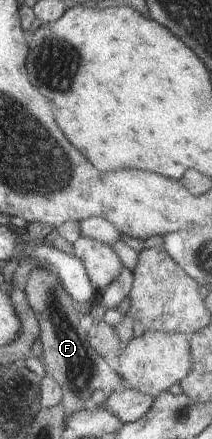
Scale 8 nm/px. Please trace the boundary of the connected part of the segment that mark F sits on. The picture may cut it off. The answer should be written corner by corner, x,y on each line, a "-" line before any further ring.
35,267
29,273
24,288
27,302
34,310
40,326
40,340
44,348
41,361
46,374
53,377
62,388
62,402
67,417
75,411
90,408
93,392
103,389
113,393
115,388
126,386
124,378
89,344
88,331
79,325
83,310
69,296
58,274
45,267

